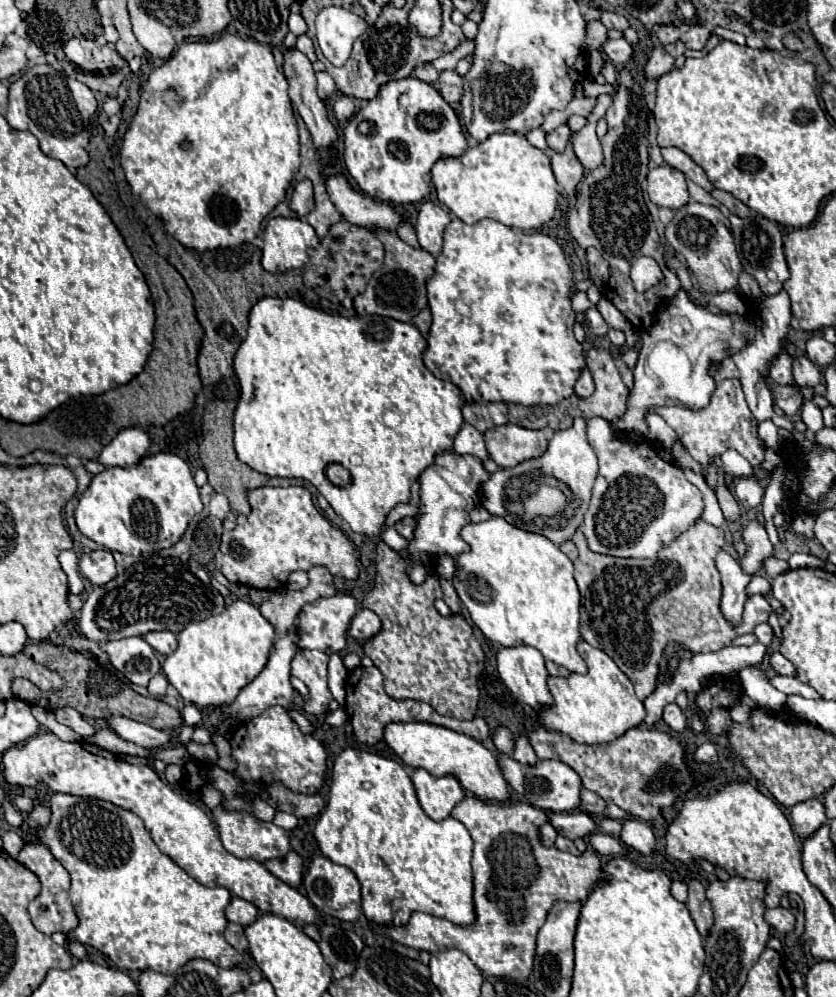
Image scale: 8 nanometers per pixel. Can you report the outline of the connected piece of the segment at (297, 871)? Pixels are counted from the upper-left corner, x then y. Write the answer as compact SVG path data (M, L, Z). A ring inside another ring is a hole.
M290 850L284 858L274 858L264 864L276 878L298 888L302 884L302 858L294 850Z

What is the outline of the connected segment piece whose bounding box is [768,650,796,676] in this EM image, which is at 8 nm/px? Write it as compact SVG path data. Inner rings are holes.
M778 650L770 652L768 658L770 658L770 666L772 666L778 674L786 674L786 676L794 676L794 674L796 674L794 668L792 668L792 662L786 660Z

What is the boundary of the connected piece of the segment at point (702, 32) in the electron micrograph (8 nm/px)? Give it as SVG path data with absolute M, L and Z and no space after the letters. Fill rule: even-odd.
M692 24L686 32L682 32L682 42L686 44L686 48L690 48L690 50L702 50L704 46L706 46L706 42L708 42L708 38L712 36L712 32L710 32L710 28L706 28L706 26L702 26L702 24Z

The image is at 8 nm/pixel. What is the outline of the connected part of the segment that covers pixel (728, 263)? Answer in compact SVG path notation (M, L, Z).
M690 200L684 208L676 210L672 222L666 226L666 242L686 260L690 274L704 290L740 292L738 278L742 274L742 266L736 254L728 218L716 206L706 206Z

